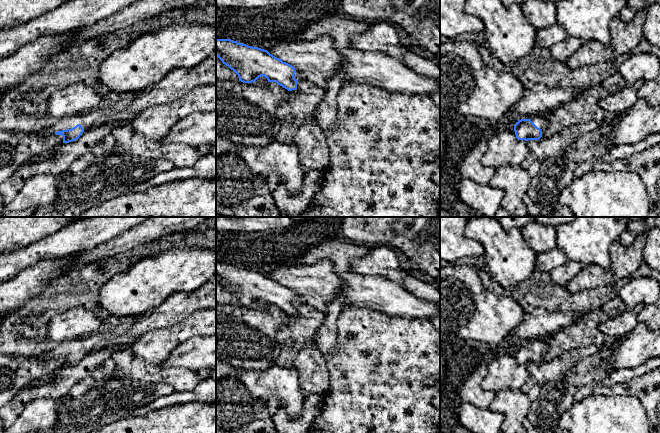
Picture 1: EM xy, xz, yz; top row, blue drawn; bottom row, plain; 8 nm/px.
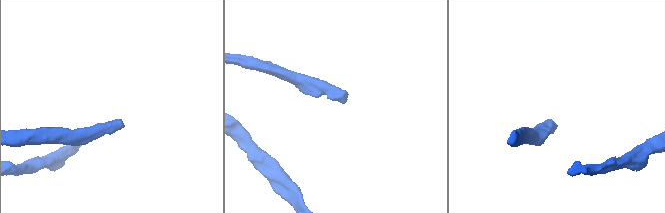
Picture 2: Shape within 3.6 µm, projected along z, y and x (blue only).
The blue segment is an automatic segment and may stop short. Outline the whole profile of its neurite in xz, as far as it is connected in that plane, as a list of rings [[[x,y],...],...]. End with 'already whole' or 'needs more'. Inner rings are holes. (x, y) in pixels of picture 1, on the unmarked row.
[[[216,263],[216,280],[233,294],[243,307],[276,306],[288,315],[297,313],[295,292],[267,274],[231,263]]]; needs more

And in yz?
[[[547,339],[533,340],[530,343],[518,344],[514,349],[514,355],[518,364],[539,364],[547,350]]]; needs more

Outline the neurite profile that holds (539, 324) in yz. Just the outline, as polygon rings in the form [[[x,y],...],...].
[[[538,307],[531,313],[525,314],[524,319],[516,327],[511,338],[519,344],[548,339],[562,328],[578,321],[581,316],[581,314],[575,312],[549,312]]]

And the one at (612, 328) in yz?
[[[638,304],[633,309],[626,309],[624,313],[615,318],[608,318],[600,326],[601,332],[608,340],[629,334],[638,325],[637,315],[643,307],[643,304]]]

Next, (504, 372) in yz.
[[[502,351],[488,364],[481,386],[495,393],[504,389],[521,389],[528,378],[527,365],[516,362],[514,351]]]

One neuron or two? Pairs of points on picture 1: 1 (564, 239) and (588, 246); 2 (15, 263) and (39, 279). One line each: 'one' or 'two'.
1: one
2: two

